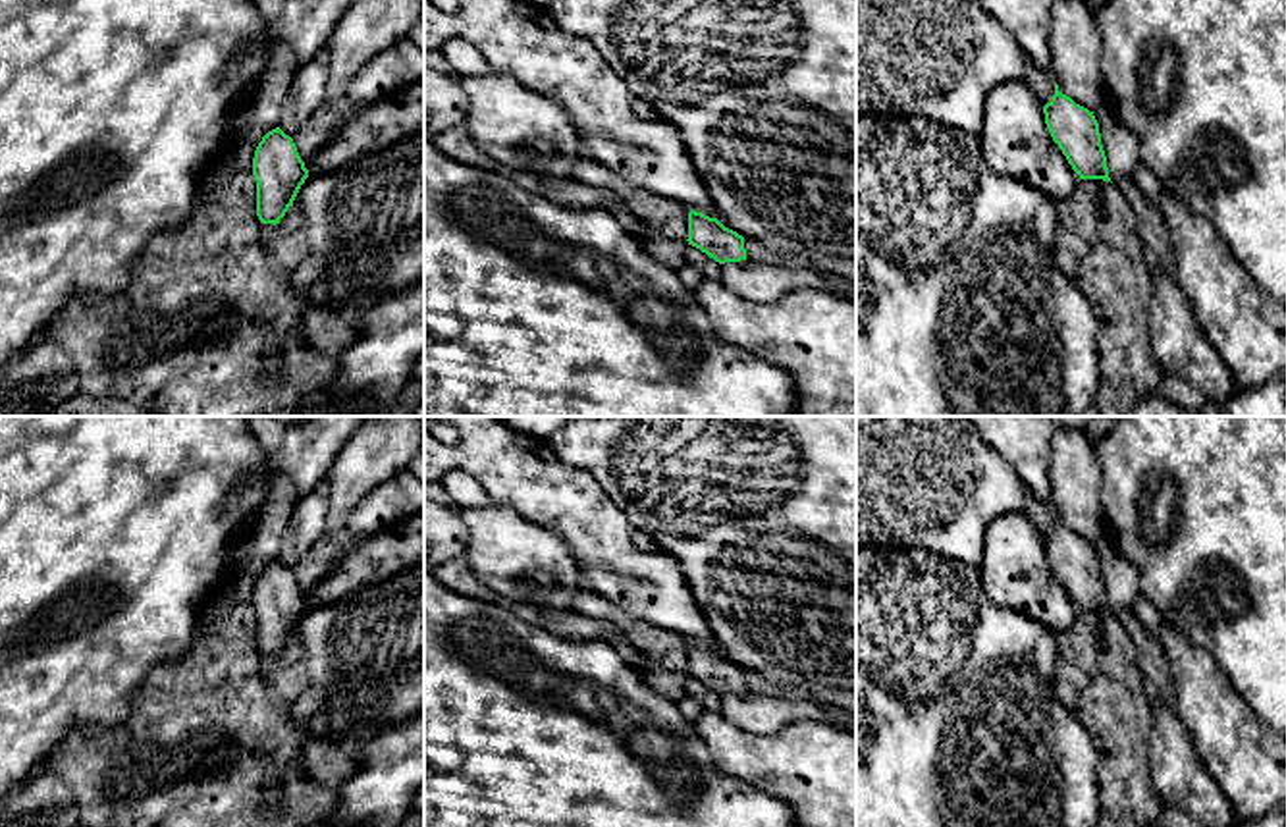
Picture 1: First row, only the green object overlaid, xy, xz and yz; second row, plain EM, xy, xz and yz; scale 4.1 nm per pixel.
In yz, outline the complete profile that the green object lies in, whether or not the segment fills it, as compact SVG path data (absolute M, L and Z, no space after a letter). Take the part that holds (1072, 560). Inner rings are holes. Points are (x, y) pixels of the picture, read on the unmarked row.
M1058 522L1043 538L1045 555L1080 611L1111 613L1107 588L1101 576L1099 555L1087 540Z

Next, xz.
M696 642L688 644L686 673L719 696L746 692L744 669Z

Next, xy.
M280 559L268 563L253 590L256 648L260 655L280 655L308 609L297 578Z

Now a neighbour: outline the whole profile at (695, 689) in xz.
M692 677L684 684L684 694L700 702L704 711L719 711L721 707L721 696Z

